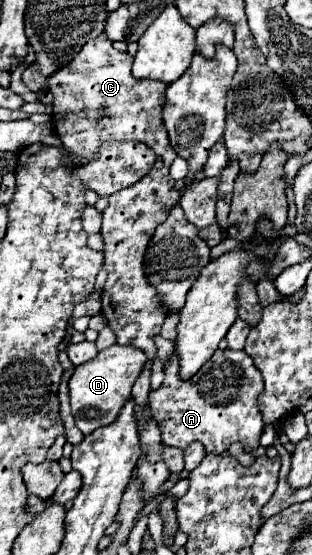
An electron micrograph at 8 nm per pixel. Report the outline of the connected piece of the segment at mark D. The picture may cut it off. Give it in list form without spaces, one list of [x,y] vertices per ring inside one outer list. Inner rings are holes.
[[[114,344],[102,352],[98,352],[98,356],[82,366],[78,366],[70,378],[70,404],[72,404],[72,414],[76,416],[76,426],[82,430],[84,436],[88,436],[90,432],[94,432],[96,428],[108,426],[112,424],[122,406],[130,400],[130,390],[136,382],[136,378],[140,376],[140,372],[144,370],[148,358],[140,348],[134,346],[122,346],[122,344]]]

